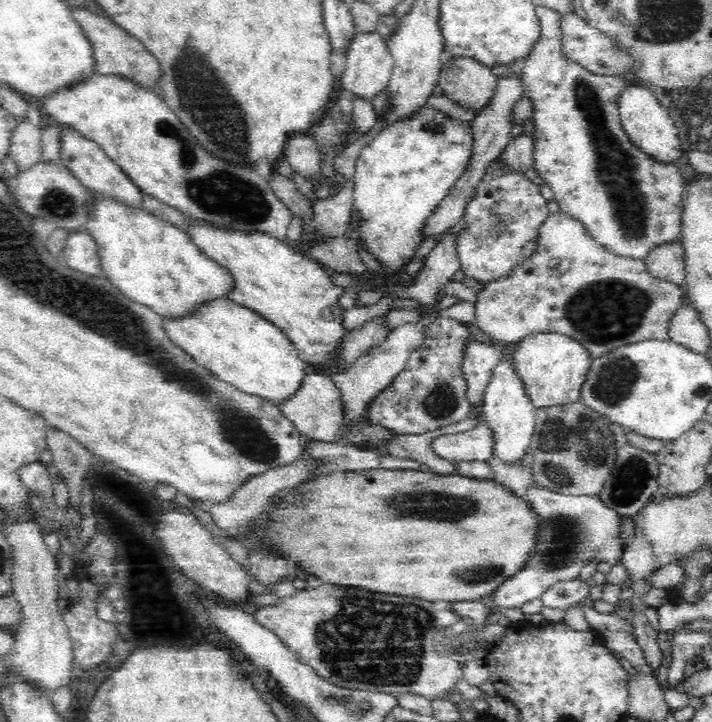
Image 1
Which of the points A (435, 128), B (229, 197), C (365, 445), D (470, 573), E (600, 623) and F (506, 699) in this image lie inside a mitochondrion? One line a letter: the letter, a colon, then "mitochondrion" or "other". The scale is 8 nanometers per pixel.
A: other
B: mitochondrion
C: other
D: mitochondrion
E: other
F: other

